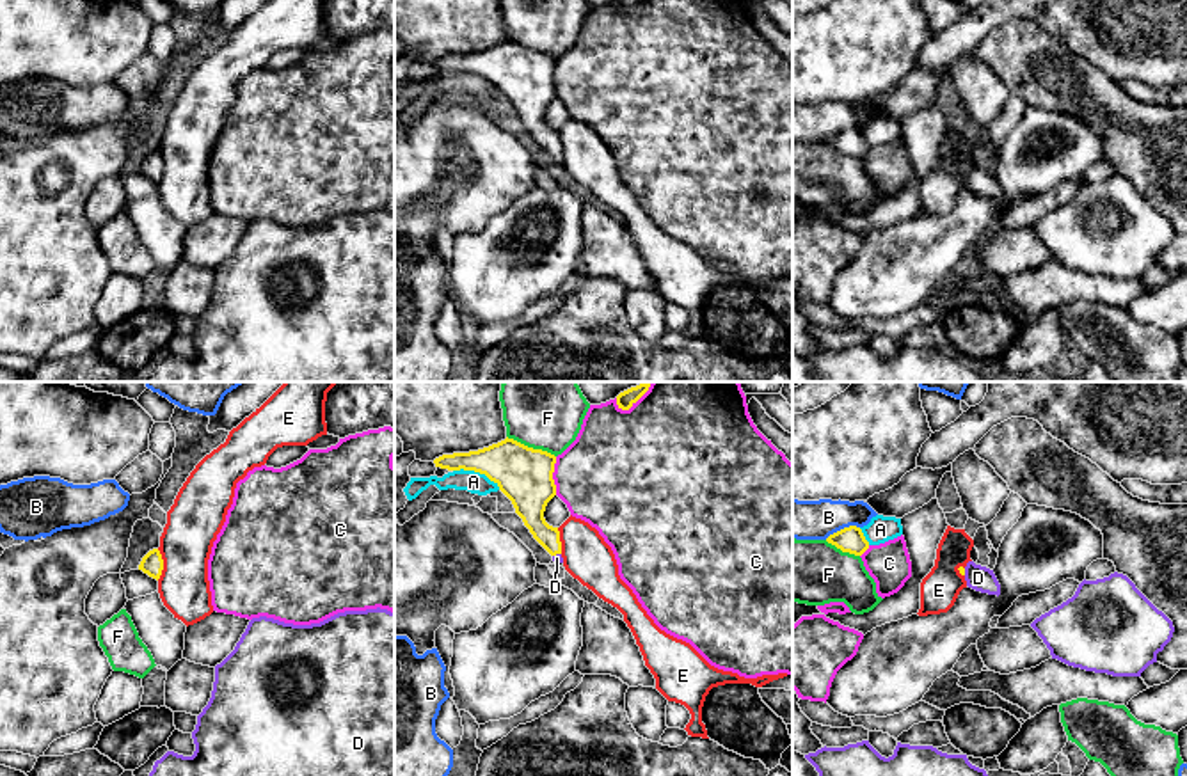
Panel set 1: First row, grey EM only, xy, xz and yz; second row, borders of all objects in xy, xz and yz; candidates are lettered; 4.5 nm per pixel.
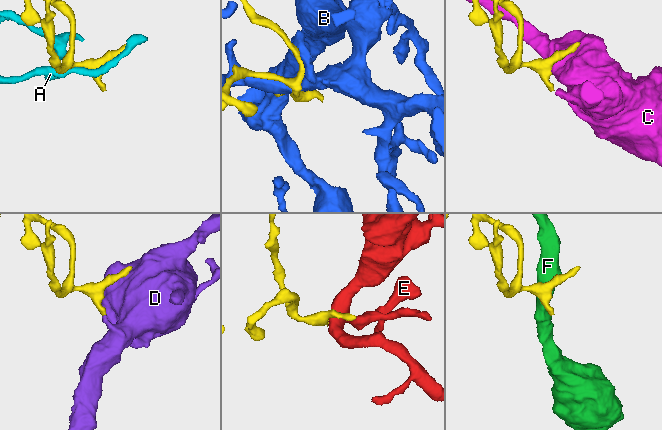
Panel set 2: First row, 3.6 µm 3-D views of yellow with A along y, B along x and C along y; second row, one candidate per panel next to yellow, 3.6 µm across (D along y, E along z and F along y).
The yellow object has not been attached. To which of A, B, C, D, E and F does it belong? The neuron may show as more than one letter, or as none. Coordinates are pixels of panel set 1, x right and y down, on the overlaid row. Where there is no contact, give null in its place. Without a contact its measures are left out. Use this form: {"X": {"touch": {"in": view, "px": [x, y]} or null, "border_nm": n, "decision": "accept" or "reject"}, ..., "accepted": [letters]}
{"A": {"touch": {"in": "xz", "px": [477, 471]}, "border_nm": 240, "decision": "reject"}, "B": {"touch": {"in": "yz", "px": [841, 530]}, "border_nm": 170, "decision": "reject"}, "C": {"touch": {"in": "xz", "px": [551, 476]}, "border_nm": 180, "decision": "reject"}, "D": {"touch": {"in": "xz", "px": [557, 553]}, "border_nm": 40, "decision": "accept"}, "E": {"touch": {"in": "xy", "px": [162, 565]}, "border_nm": 140, "decision": "reject"}, "F": {"touch": {"in": "xz", "px": [532, 448]}, "border_nm": 240, "decision": "reject"}, "accepted": ["D"]}

